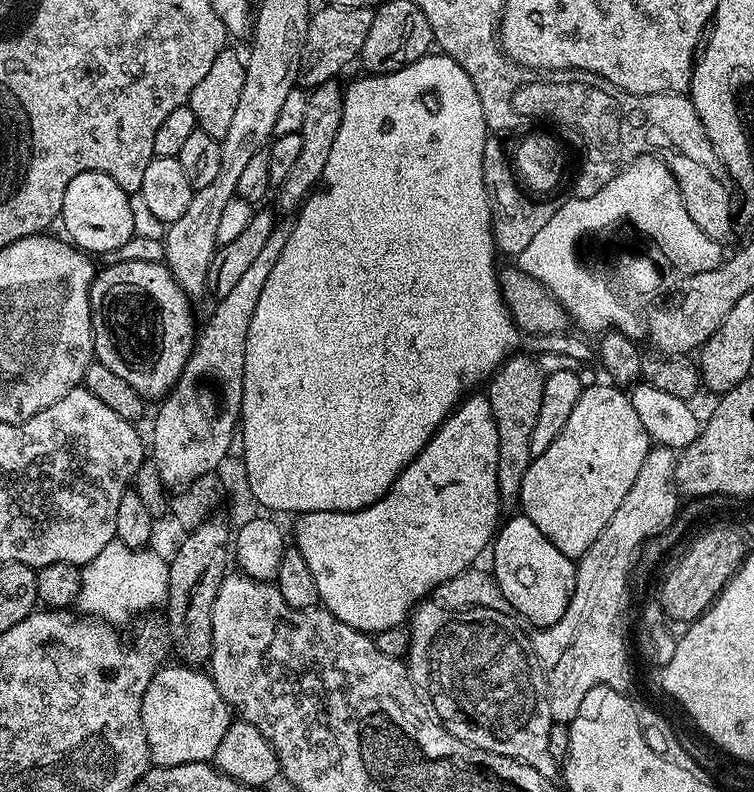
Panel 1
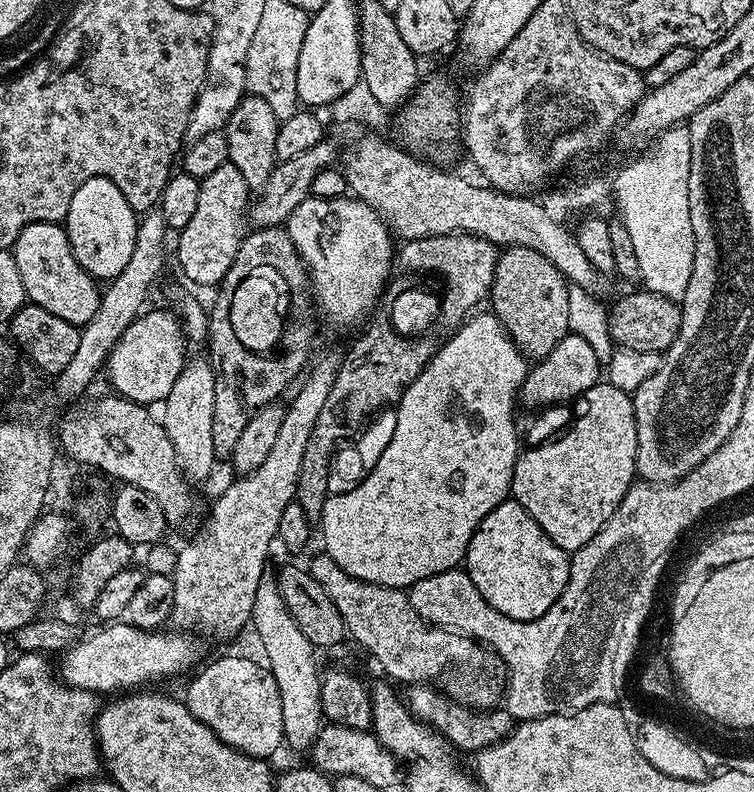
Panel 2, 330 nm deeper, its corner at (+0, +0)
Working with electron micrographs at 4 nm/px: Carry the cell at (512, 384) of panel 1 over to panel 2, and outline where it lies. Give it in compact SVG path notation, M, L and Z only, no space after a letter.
M517 244L505 247L497 255L494 282L490 293L490 311L497 316L500 325L508 331L508 337L529 361L546 358L570 329L569 282L538 250L530 250Z

